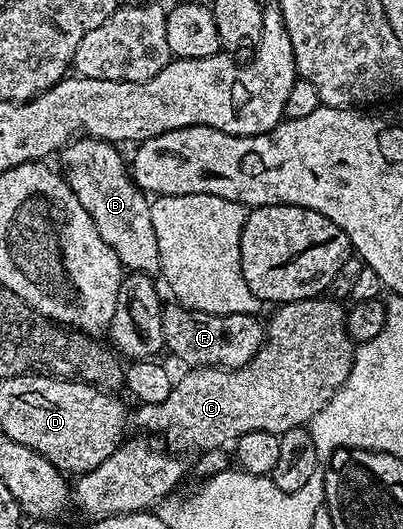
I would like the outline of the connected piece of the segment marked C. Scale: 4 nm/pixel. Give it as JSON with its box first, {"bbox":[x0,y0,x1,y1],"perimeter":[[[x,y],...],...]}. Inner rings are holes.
{"bbox":[133,296,356,452],"perimeter":[[[320,296],[317,298],[306,298],[305,300],[297,300],[296,302],[285,302],[282,303],[278,307],[279,310],[276,312],[275,315],[271,318],[271,323],[268,321],[265,326],[265,337],[263,340],[263,347],[259,349],[257,352],[257,356],[253,356],[253,360],[250,362],[248,366],[242,366],[241,368],[237,368],[236,370],[223,370],[219,366],[197,366],[191,369],[188,369],[186,372],[187,374],[178,375],[177,381],[175,383],[175,387],[171,389],[169,392],[169,400],[165,400],[161,404],[153,404],[152,406],[143,404],[140,405],[138,408],[139,411],[134,411],[133,414],[133,422],[140,426],[143,430],[148,430],[151,434],[167,434],[167,443],[165,443],[166,449],[171,452],[183,452],[179,450],[199,450],[198,452],[206,452],[209,450],[223,450],[224,448],[230,447],[232,444],[238,442],[241,436],[245,436],[249,432],[269,432],[270,434],[284,434],[285,432],[289,432],[293,428],[297,428],[298,426],[307,426],[313,420],[313,416],[317,416],[317,412],[321,412],[321,408],[325,408],[325,404],[329,404],[329,400],[333,400],[333,396],[335,393],[340,390],[343,385],[345,384],[345,380],[349,376],[349,372],[353,368],[353,360],[355,359],[355,347],[356,343],[352,342],[351,337],[349,336],[349,332],[347,331],[347,311],[345,309],[344,303],[342,301],[336,300],[330,296]]]}

